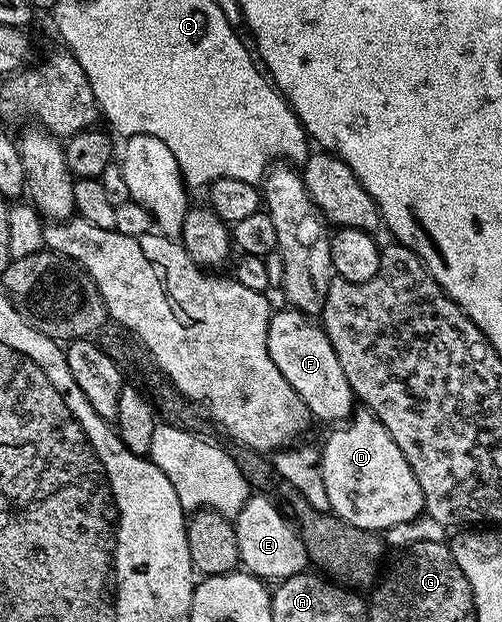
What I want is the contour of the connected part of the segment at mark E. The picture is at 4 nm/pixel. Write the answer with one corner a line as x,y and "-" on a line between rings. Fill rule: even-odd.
267,496
248,497
245,505
239,509
239,513
234,515
233,523
237,546
240,548
242,569
264,580
270,578
282,580
291,578
294,574
304,573
308,569
309,559
305,544
299,539
298,529
288,521
284,511
274,501
272,502
267,499

